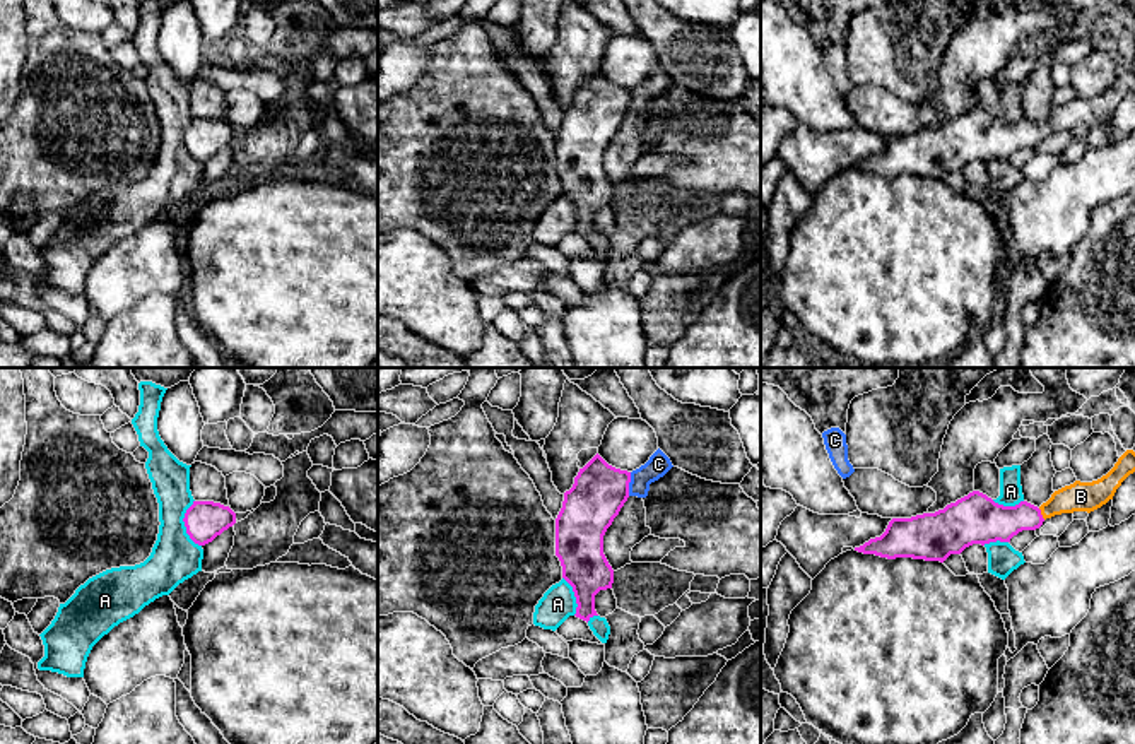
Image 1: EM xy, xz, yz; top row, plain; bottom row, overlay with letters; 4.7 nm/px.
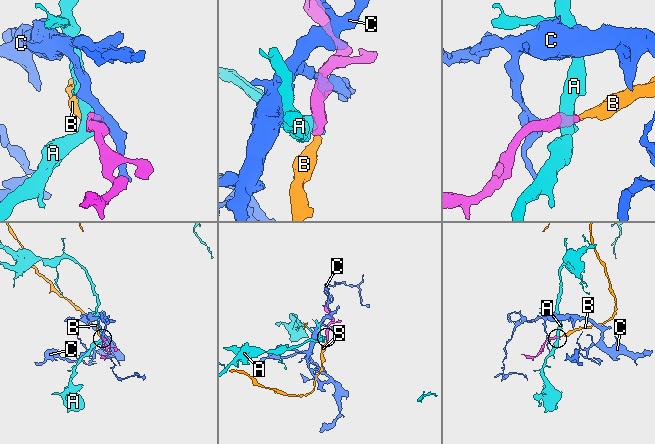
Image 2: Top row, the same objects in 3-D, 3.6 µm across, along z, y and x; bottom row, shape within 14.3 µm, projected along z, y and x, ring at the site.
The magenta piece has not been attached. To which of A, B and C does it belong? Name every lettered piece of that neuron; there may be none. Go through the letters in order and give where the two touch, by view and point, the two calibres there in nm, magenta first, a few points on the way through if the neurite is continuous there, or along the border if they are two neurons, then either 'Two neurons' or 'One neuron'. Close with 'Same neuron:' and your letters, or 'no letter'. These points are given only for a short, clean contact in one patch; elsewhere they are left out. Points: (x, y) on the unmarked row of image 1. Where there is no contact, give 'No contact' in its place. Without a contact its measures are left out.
A: Touches magenta at xy (185, 141). Thickness 190 nm (magenta) against 220 nm. Boundary: xy (194, 117), (185, 130), (183, 142), (185, 149), (200, 163). Two neurons
B: Touches magenta at yz (1040, 130). Thickness 190 nm (magenta) against 140 nm. Path across: yz (988, 139), (1005, 139), (1040, 130), (1064, 117), (1081, 113). One neuron
C: Touches magenta at xz (628, 101). Thickness 260 nm (magenta) against 110 nm. Boundary: xz (631, 89), (628, 112). Two neurons
Same neuron: B

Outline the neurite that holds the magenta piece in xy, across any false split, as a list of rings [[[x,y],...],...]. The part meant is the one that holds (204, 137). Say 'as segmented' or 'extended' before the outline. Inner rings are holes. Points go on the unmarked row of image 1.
as segmented; [[[193,118],[183,139],[190,156],[198,162],[205,162],[236,140],[236,130],[221,120]]]

